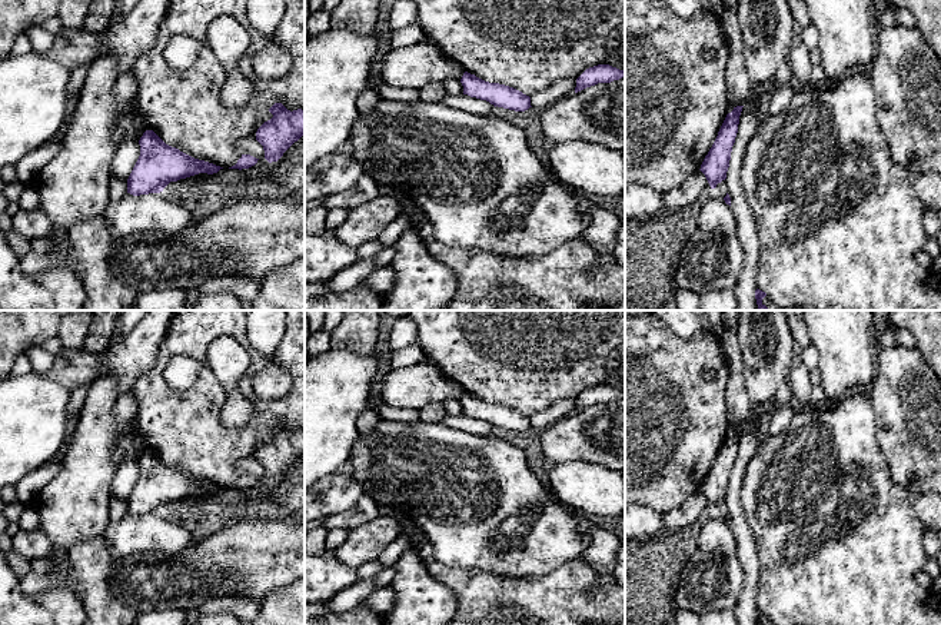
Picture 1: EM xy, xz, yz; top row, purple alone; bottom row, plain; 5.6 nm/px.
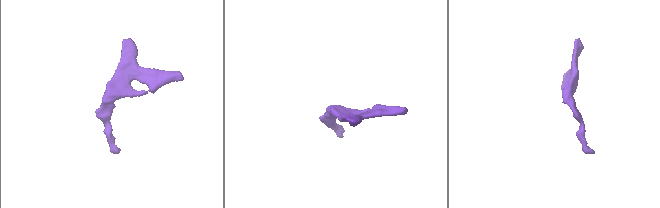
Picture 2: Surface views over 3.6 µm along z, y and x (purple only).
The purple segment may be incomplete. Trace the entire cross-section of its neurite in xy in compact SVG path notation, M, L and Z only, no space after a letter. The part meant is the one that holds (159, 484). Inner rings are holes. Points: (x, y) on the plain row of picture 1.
M137 432L132 435L137 449L144 453L139 461L130 458L120 463L113 476L110 493L110 499L117 498L127 501L127 513L133 516L160 513L170 502L177 502L199 493L213 495L223 489L166 465L153 451L147 449L146 441Z

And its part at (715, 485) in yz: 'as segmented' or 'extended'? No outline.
extended

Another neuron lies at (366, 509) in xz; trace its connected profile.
M362 495L353 508L346 512L339 512L335 516L323 519L322 526L326 531L332 529L355 529L363 523L369 523L382 513L382 508L369 495Z

